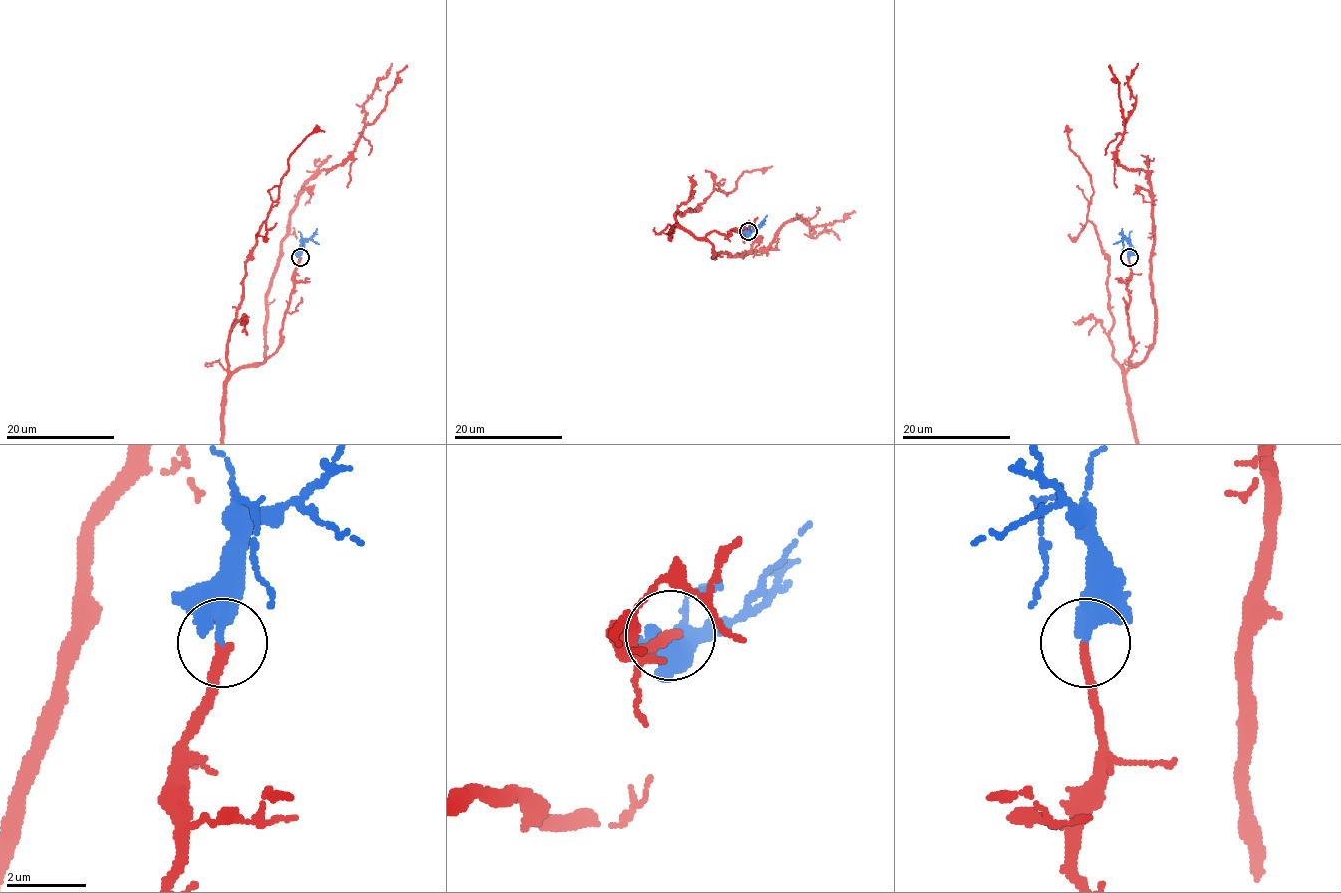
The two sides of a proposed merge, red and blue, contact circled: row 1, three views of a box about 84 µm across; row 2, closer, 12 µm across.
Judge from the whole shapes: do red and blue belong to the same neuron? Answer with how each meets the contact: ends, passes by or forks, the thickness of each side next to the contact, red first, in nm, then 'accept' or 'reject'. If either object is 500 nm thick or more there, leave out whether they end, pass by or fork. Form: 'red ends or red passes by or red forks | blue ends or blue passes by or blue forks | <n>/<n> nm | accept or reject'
red ends | blue ends | 240/400 nm | accept

